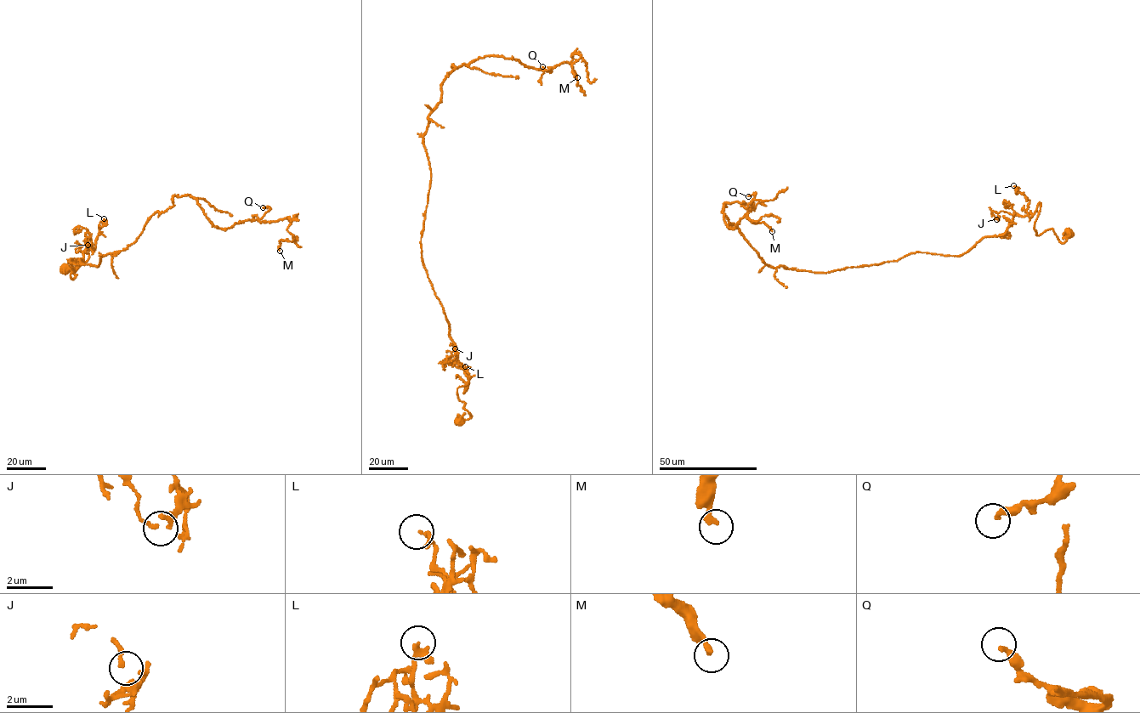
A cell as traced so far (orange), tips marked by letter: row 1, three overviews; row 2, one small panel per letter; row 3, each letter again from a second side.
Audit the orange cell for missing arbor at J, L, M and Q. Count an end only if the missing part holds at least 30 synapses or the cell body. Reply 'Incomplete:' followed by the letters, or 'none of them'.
Incomplete: none of them

